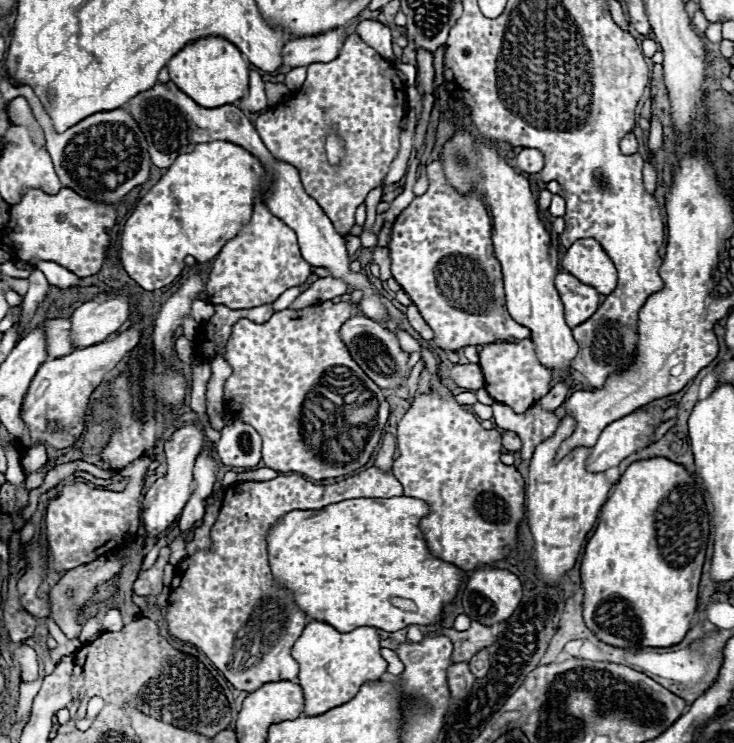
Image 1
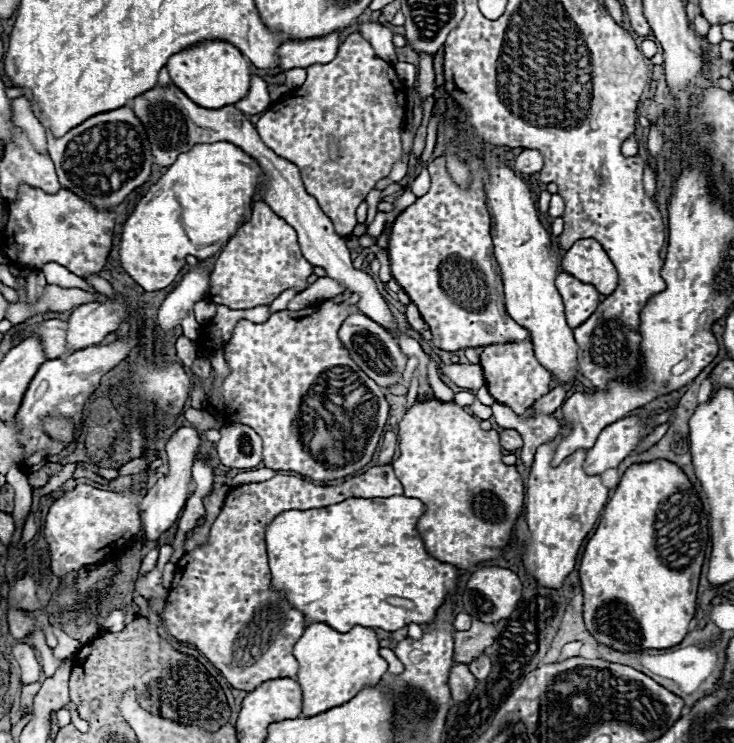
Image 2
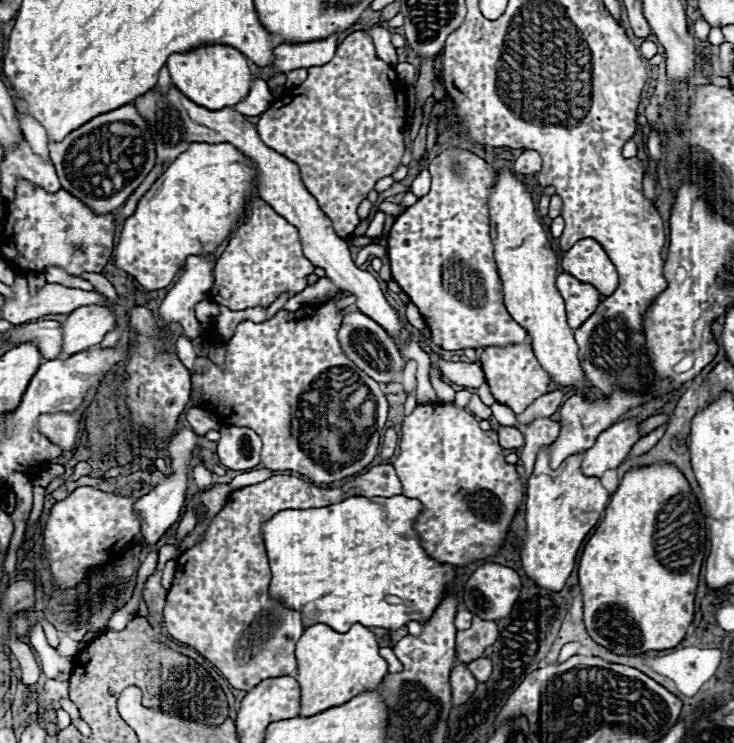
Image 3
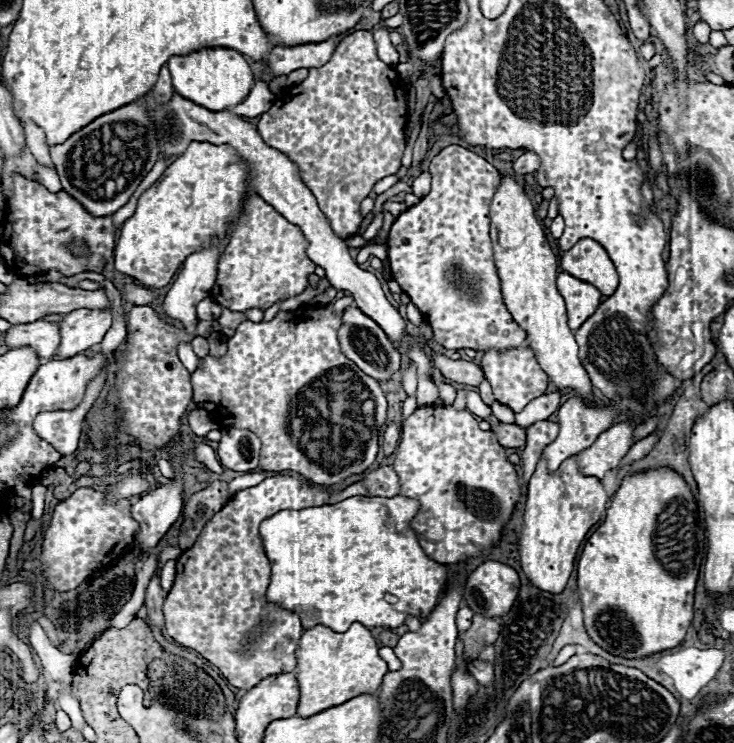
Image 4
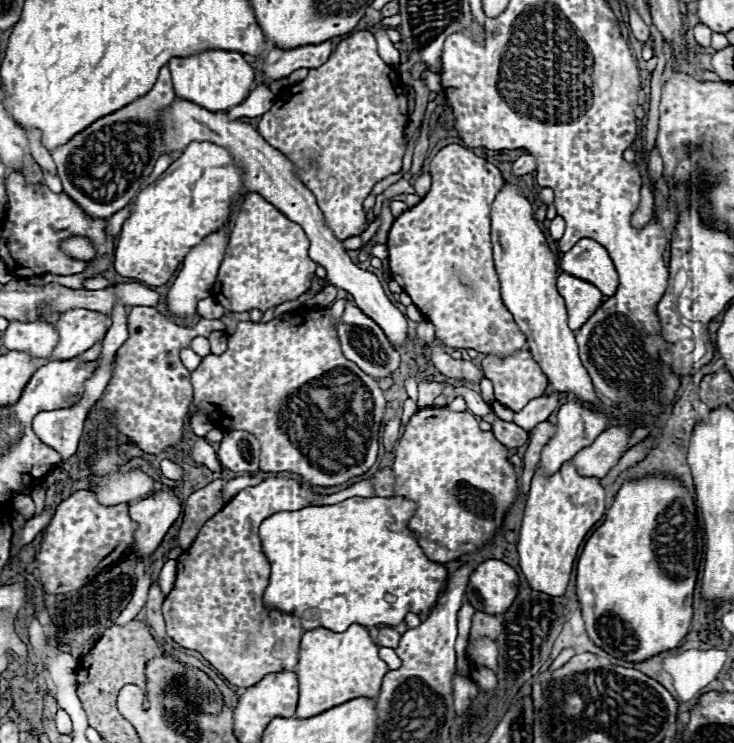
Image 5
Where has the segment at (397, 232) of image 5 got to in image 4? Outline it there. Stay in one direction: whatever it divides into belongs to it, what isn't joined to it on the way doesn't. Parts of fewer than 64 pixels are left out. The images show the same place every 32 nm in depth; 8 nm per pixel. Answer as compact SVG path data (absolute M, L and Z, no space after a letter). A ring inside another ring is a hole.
M446 146L430 162L432 190L412 208L402 212L390 228L388 234L388 258L392 280L396 280L402 290L412 298L416 308L426 316L426 322L434 328L434 342L450 350L510 350L526 342L526 332L518 328L506 310L500 294L500 280L492 260L490 244L490 218L488 208L500 186L500 172L488 164L484 158L462 146Z

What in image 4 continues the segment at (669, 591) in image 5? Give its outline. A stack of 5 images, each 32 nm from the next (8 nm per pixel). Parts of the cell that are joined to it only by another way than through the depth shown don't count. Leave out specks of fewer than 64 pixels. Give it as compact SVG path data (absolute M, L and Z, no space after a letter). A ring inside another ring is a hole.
M666 468L626 476L606 510L604 522L588 538L578 560L578 594L590 638L606 652L628 660L676 648L684 640L694 616L694 588L704 546L704 524L682 476Z

